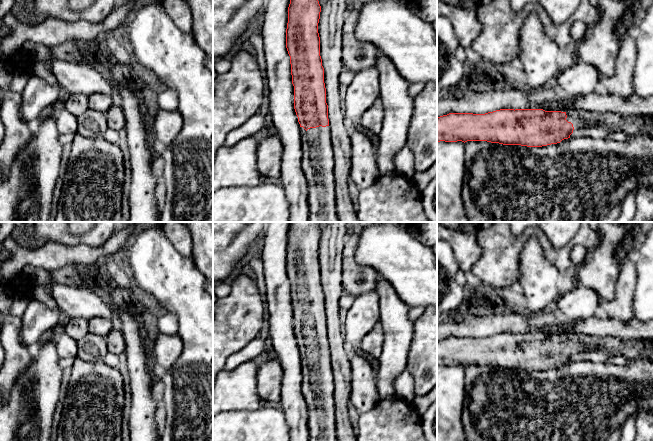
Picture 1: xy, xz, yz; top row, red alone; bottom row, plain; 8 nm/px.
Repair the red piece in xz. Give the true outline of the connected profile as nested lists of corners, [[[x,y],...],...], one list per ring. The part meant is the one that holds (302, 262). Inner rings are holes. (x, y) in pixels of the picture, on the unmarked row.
[[[290,222],[286,272],[290,280],[294,333],[302,358],[302,394],[308,408],[309,441],[338,441],[334,402],[334,376],[326,327],[324,292],[320,280],[318,247],[321,230],[316,222]]]

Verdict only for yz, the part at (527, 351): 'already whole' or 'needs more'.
needs more

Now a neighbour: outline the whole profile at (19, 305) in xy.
[[[15,297],[11,307],[11,314],[17,317],[22,317],[28,302],[29,298],[27,297]]]

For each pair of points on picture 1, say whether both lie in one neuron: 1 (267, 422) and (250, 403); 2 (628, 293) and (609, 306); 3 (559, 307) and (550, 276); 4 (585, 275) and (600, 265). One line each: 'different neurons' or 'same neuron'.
1: different neurons
2: same neuron
3: different neurons
4: same neuron

